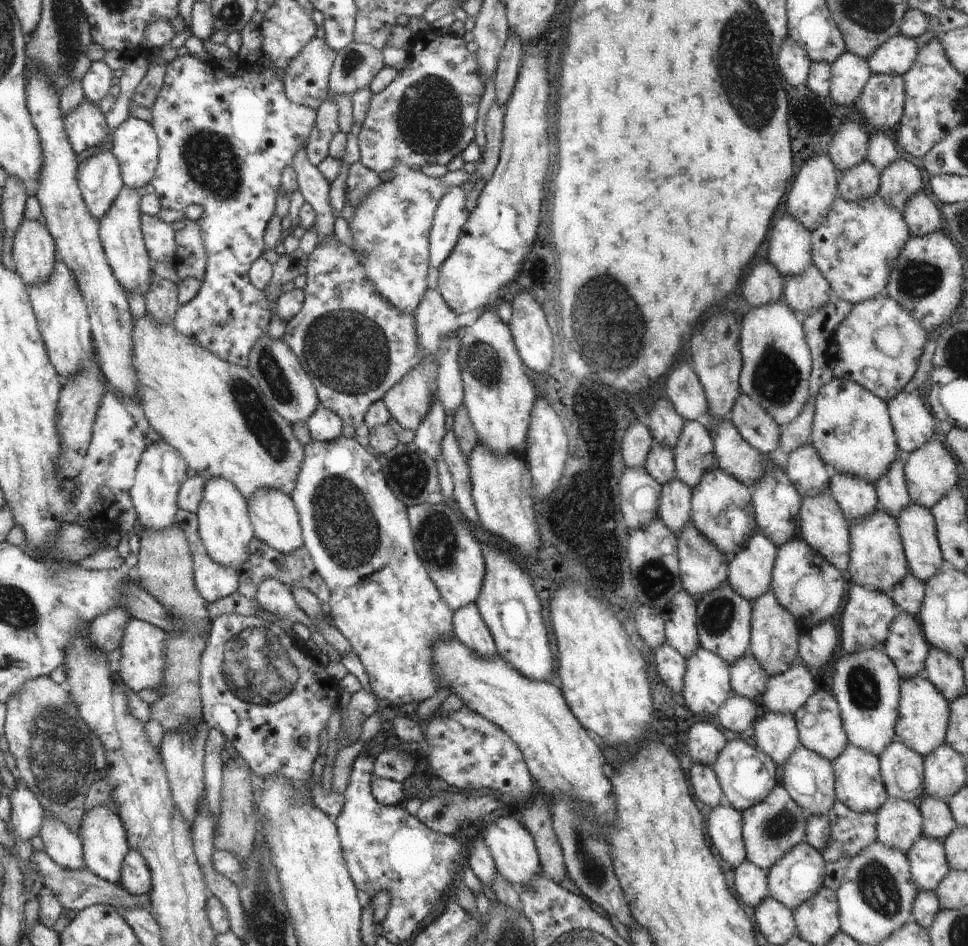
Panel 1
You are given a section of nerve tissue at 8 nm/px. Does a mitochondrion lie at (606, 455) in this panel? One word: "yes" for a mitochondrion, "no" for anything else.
no

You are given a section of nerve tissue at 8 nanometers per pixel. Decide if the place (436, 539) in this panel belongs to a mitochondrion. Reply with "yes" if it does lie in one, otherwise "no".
yes

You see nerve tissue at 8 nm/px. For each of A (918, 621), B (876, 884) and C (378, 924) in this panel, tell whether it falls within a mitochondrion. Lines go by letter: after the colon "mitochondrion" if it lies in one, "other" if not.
A: other
B: mitochondrion
C: other

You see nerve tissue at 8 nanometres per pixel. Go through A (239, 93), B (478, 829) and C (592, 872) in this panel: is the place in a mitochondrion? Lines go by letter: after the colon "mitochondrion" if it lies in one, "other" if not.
A: other
B: other
C: mitochondrion

